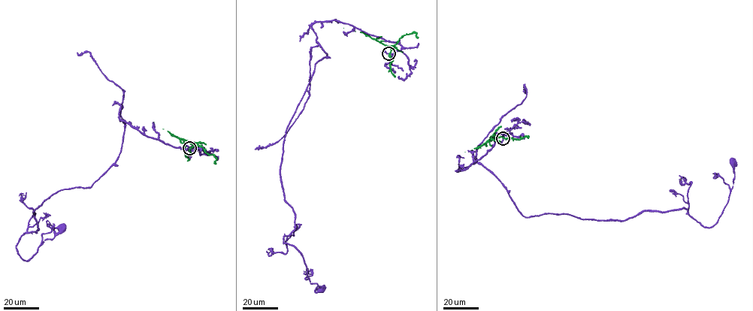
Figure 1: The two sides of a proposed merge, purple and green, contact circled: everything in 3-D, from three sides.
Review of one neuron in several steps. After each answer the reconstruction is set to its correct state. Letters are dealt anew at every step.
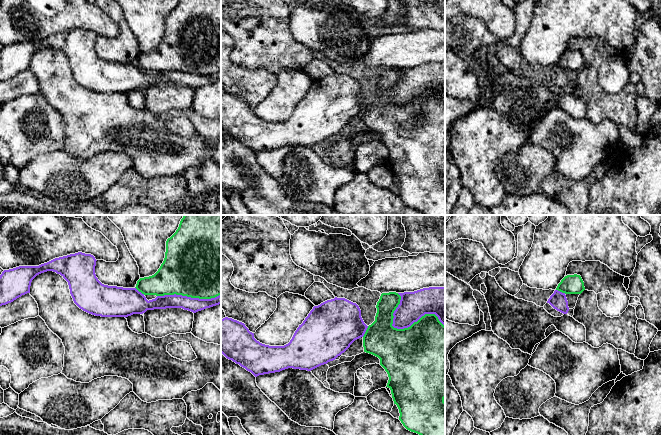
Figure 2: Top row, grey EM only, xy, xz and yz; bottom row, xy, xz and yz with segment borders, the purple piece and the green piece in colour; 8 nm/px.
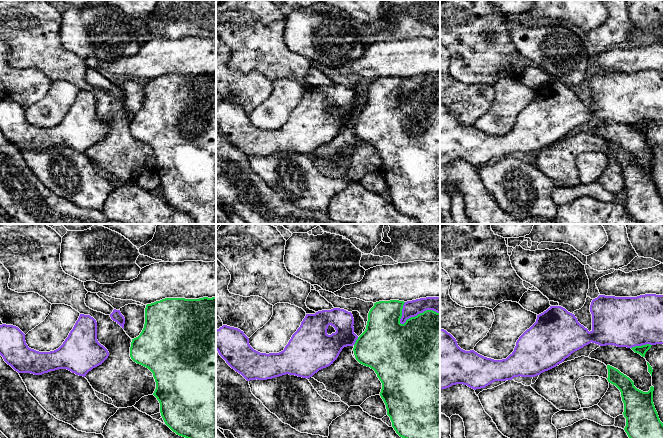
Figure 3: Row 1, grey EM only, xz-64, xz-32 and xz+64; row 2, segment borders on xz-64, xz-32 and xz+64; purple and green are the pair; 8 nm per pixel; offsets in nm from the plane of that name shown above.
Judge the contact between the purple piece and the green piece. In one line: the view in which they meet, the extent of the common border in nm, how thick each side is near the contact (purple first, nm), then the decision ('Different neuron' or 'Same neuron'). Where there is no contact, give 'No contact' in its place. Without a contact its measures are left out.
Touches purple in xz. Shared border 460 nm. Thickness 220 nm (purple) against 500 nm. Different neuron

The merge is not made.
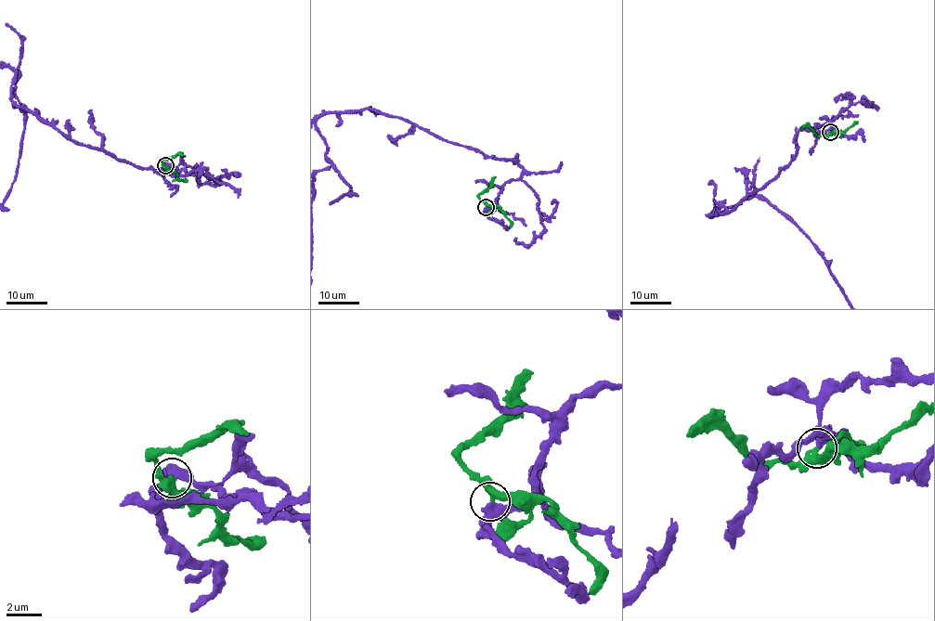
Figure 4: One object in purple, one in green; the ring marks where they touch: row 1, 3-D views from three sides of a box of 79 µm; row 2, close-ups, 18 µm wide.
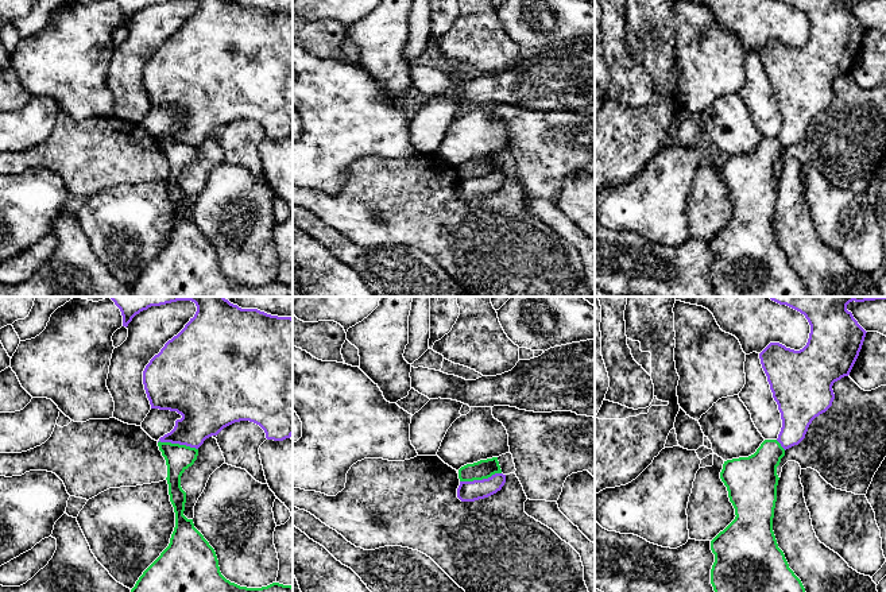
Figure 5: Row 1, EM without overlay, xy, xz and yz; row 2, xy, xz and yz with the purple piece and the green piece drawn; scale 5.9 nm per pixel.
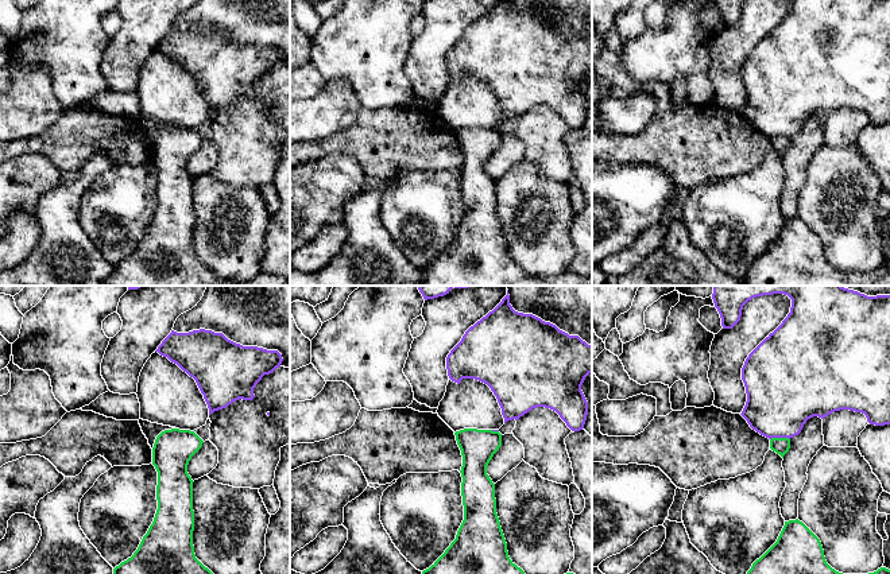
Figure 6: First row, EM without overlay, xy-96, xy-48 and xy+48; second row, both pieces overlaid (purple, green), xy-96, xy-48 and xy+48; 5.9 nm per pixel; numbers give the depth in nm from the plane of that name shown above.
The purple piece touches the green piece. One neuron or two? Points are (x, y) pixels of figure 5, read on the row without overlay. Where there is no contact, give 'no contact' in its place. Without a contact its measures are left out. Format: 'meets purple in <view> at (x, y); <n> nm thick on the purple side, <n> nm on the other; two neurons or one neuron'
meets purple in xz at (480, 178); 130 nm thick on the purple side, 110 nm on the other; two neurons

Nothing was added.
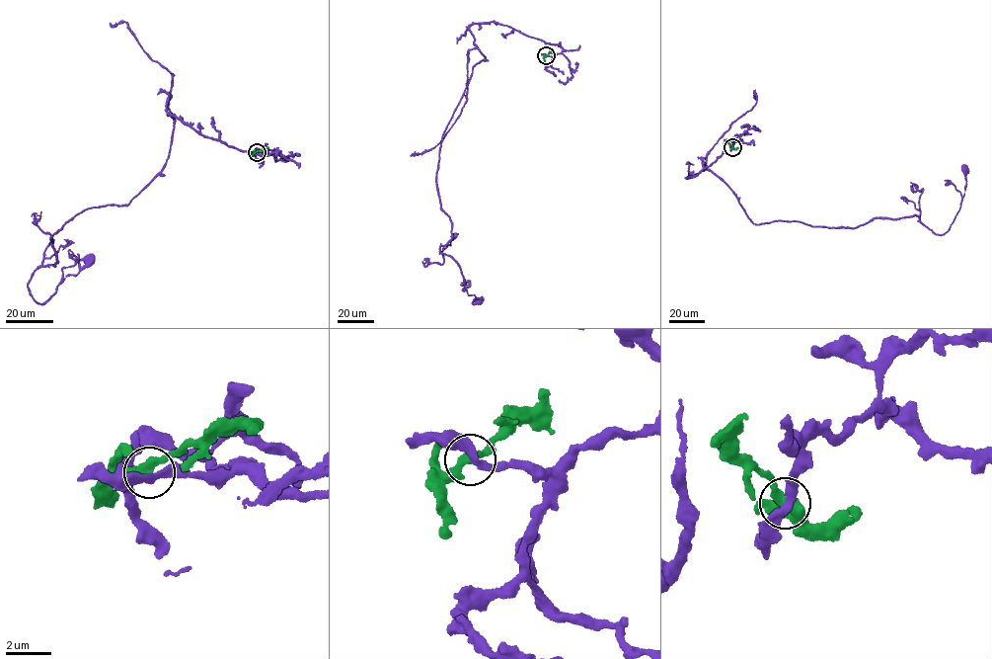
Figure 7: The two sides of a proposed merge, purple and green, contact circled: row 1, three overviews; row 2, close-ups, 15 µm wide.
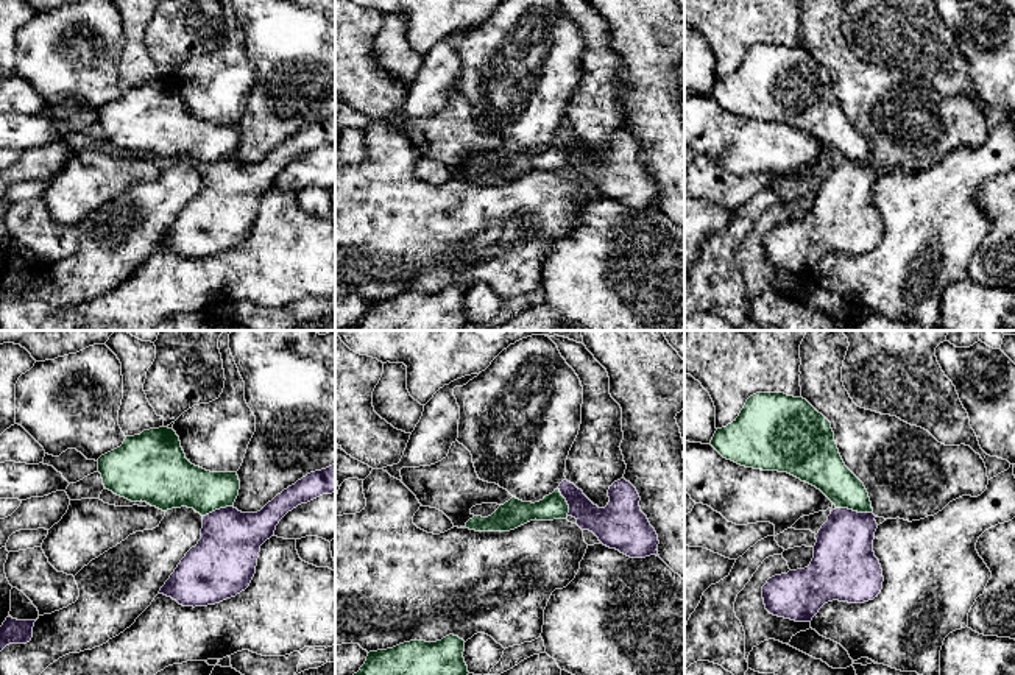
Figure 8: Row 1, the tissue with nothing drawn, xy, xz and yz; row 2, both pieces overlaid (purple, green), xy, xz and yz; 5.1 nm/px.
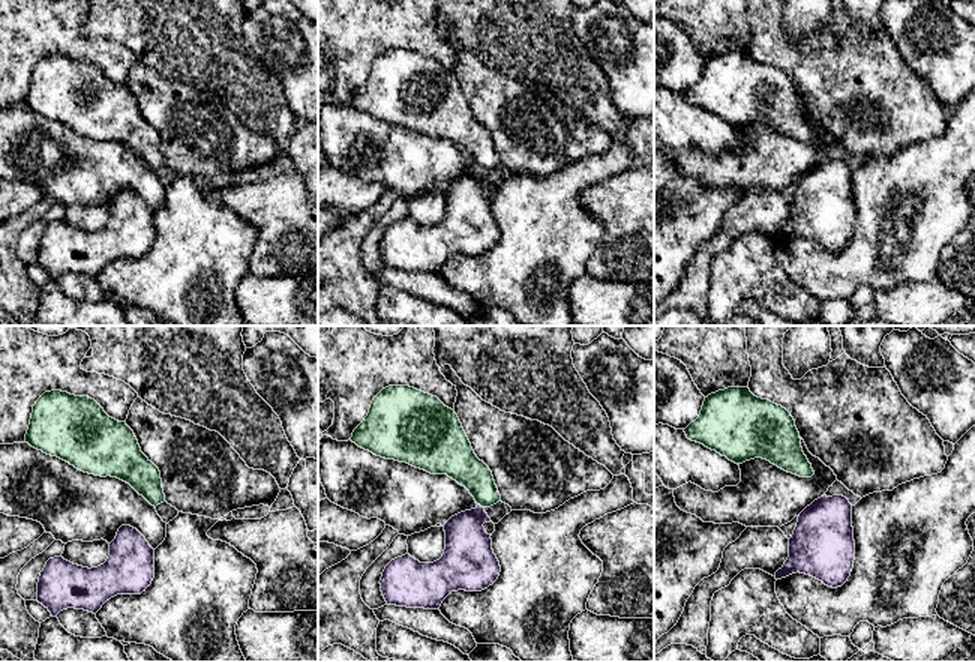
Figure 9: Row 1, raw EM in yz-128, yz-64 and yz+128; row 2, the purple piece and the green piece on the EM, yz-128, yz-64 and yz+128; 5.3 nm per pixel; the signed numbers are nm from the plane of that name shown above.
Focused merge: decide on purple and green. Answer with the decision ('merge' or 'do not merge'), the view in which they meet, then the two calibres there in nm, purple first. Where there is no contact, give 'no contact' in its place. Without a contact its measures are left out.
do not merge; contact in yz; calibres 320 and 190 nm

